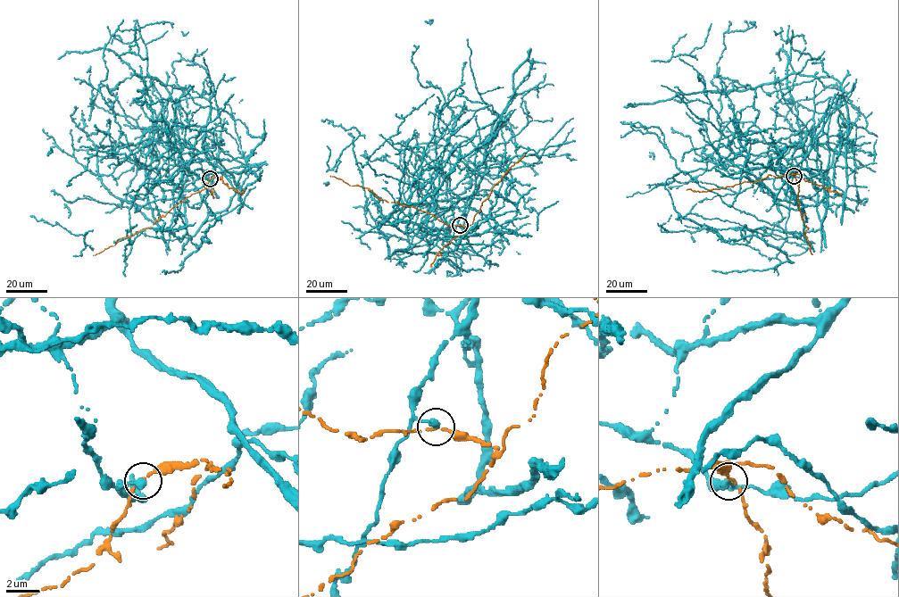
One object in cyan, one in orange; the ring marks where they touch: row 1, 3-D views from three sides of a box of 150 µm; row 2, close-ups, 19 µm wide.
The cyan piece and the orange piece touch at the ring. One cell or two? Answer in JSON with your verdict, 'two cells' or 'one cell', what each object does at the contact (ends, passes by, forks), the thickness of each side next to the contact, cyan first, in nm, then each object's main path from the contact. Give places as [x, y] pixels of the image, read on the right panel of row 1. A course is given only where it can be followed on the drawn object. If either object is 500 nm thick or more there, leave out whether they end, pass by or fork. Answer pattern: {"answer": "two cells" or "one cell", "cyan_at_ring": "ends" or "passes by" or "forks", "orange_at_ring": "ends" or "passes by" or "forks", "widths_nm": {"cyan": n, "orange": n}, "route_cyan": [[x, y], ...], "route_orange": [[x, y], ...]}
{"answer": "two cells", "cyan_at_ring": "ends", "orange_at_ring": "passes by", "widths_nm": {"cyan": 380, "orange": 160}, "route_cyan": [[794, 176], [787, 161], [808, 153], [842, 95], [820, 228], [759, 233], [802, 235], [679, 169], [626, 196]], "route_orange": [[794, 176], [798, 183], [797, 198], [802, 219], [809, 228], [804, 235], [811, 244], [812, 254]]}

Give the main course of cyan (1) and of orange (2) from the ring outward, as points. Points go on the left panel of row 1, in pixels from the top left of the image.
1: (210, 178), (200, 162), (210, 103), (169, 97), (167, 231), (191, 238), (176, 207), (182, 169), (123, 194)
2: (210, 178), (203, 189), (186, 197), (151, 227), (120, 237), (114, 245), (93, 255)

